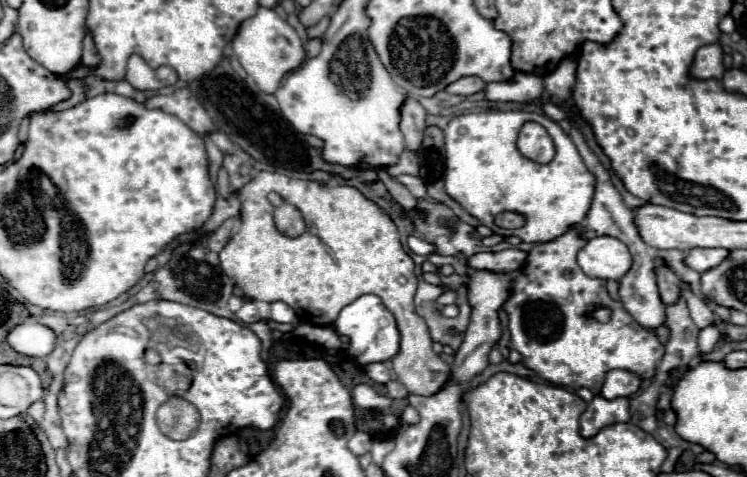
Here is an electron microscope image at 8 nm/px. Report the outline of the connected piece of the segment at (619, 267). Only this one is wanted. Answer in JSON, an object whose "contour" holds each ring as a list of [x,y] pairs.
{"contour":[[[598,236],[588,240],[586,246],[578,252],[578,266],[590,278],[618,280],[630,270],[632,256],[618,238]]]}

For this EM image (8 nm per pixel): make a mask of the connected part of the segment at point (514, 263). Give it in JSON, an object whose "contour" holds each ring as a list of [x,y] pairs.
{"contour":[[[508,248],[502,252],[474,254],[468,260],[468,264],[472,270],[488,270],[488,272],[496,272],[496,274],[514,274],[516,270],[520,270],[526,256],[528,254],[522,252],[520,248]]]}

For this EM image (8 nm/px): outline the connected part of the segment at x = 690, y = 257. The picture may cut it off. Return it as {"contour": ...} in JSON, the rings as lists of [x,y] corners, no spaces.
{"contour":[[[692,248],[686,252],[686,264],[696,272],[706,272],[716,268],[724,258],[728,258],[728,250],[724,248]]]}

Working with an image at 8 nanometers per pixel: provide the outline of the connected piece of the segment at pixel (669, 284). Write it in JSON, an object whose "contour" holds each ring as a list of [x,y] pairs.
{"contour":[[[656,260],[656,280],[658,280],[658,292],[664,306],[672,306],[672,302],[680,300],[680,278],[660,260]]]}

